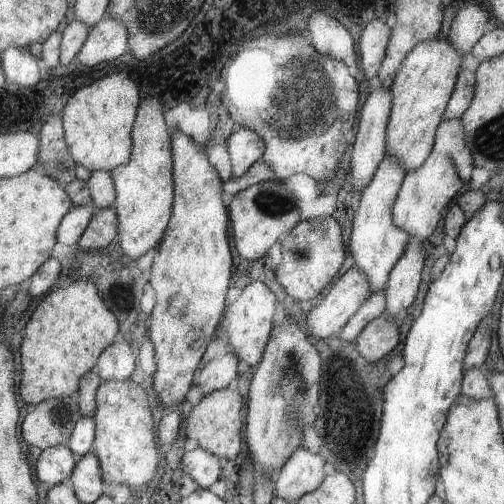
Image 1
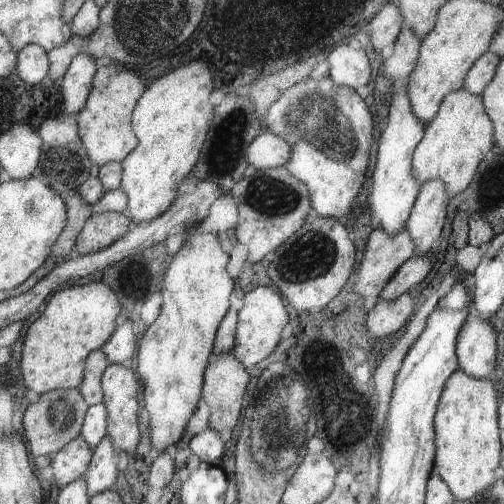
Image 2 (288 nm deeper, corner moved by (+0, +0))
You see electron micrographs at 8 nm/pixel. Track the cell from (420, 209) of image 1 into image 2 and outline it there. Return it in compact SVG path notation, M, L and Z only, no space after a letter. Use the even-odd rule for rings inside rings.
M455 90L449 94L439 106L435 120L425 126L423 140L413 154L413 174L419 184L425 186L429 182L443 182L449 198L467 190L477 164L481 164L481 158L493 146L495 138L491 138L491 126L493 122L485 112L481 96L473 96L467 90Z

